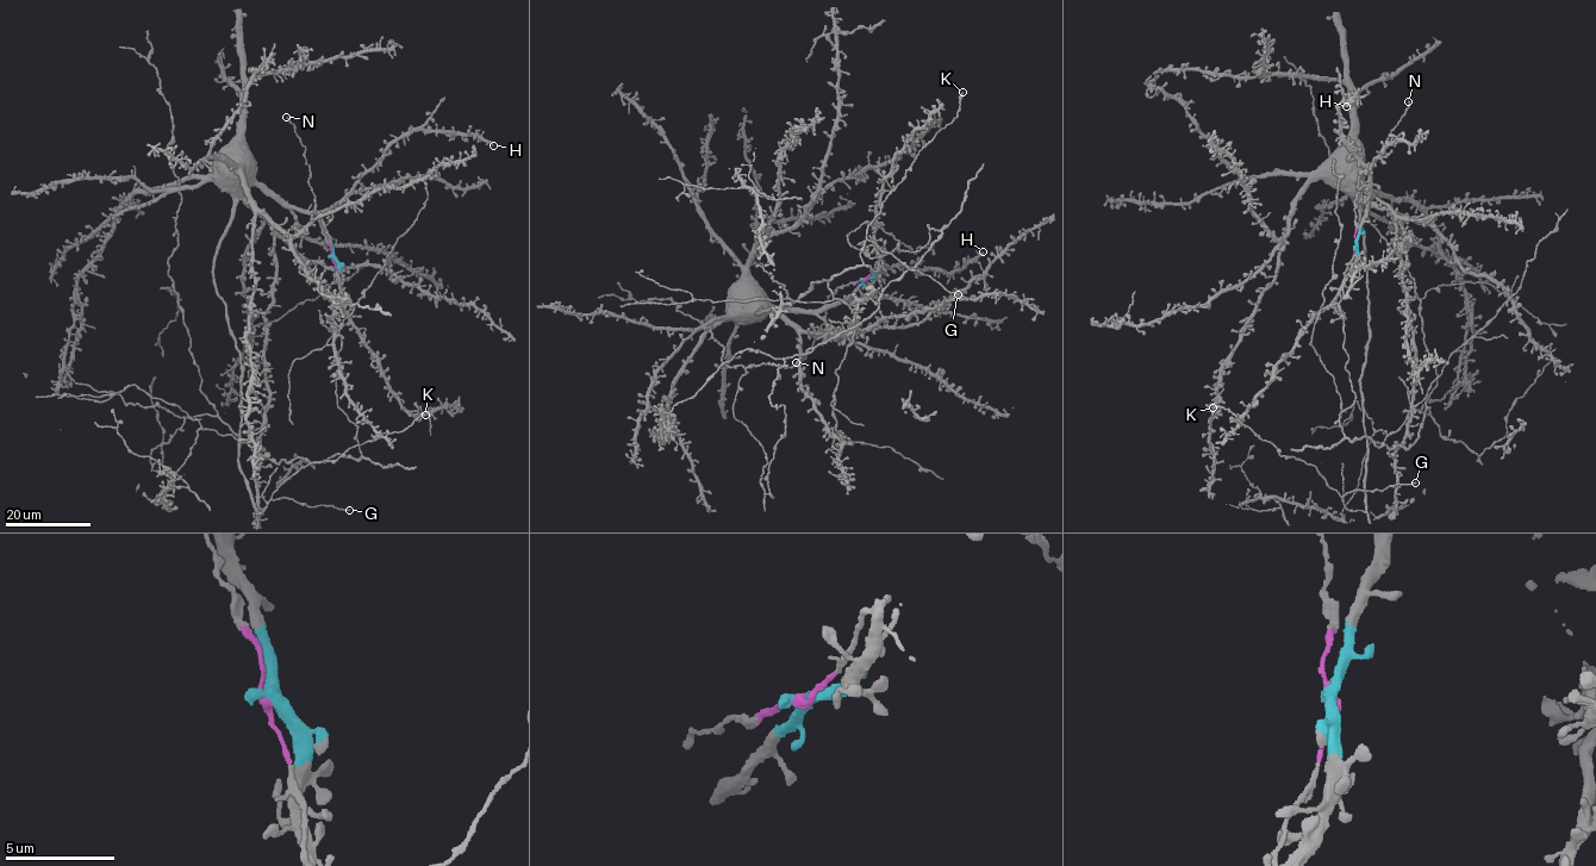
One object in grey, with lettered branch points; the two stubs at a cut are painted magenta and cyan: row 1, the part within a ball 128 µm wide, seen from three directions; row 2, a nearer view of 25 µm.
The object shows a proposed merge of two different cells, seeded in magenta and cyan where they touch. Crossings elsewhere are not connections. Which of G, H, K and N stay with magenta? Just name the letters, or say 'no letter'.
N

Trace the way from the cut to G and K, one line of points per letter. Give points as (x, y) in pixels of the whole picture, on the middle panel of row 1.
G: (862, 279), (841, 301), (812, 310), (766, 306), (758, 313), (862, 265), (866, 240), (958, 294)
K: (862, 279), (841, 301), (756, 313), (861, 266), (867, 228), (922, 149), (958, 116), (962, 92)

